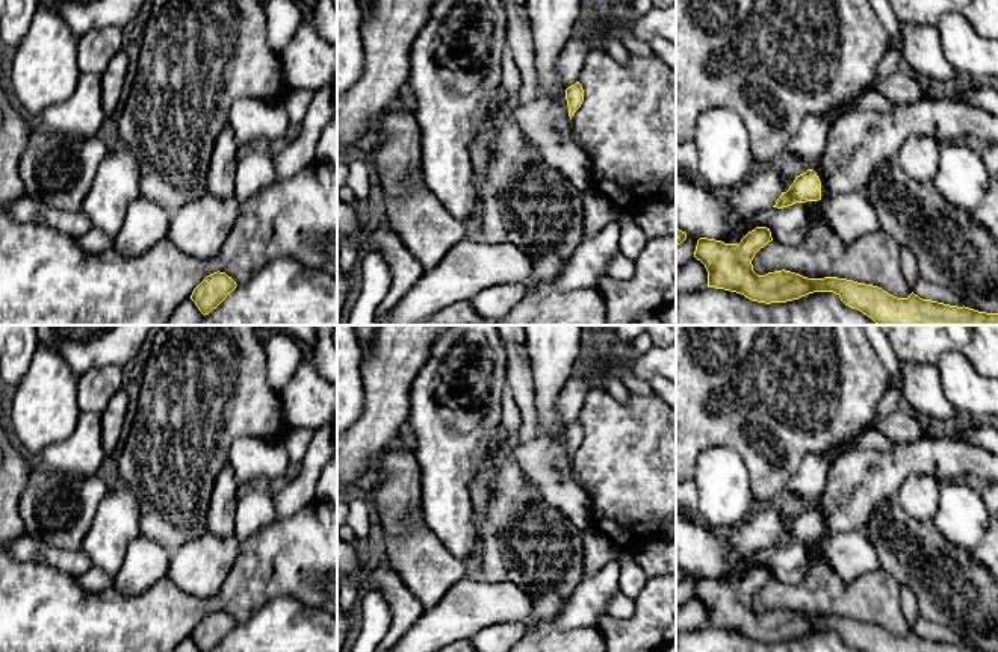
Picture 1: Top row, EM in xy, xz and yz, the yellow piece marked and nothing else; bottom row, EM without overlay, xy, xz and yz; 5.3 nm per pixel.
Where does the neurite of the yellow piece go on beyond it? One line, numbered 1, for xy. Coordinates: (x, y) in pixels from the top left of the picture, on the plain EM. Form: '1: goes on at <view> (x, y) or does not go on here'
1: does not go on here

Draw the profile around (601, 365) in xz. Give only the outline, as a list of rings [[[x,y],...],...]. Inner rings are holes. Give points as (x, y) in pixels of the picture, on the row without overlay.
[[[605,352],[603,355],[600,357],[593,357],[591,359],[591,372],[590,372],[590,378],[599,384],[602,377],[608,372],[612,371],[612,366],[611,366],[611,360],[608,357],[608,354]]]

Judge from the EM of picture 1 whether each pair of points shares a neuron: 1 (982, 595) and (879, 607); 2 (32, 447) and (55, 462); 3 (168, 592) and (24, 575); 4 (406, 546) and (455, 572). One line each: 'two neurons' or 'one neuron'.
1: two neurons
2: two neurons
3: one neuron
4: one neuron

